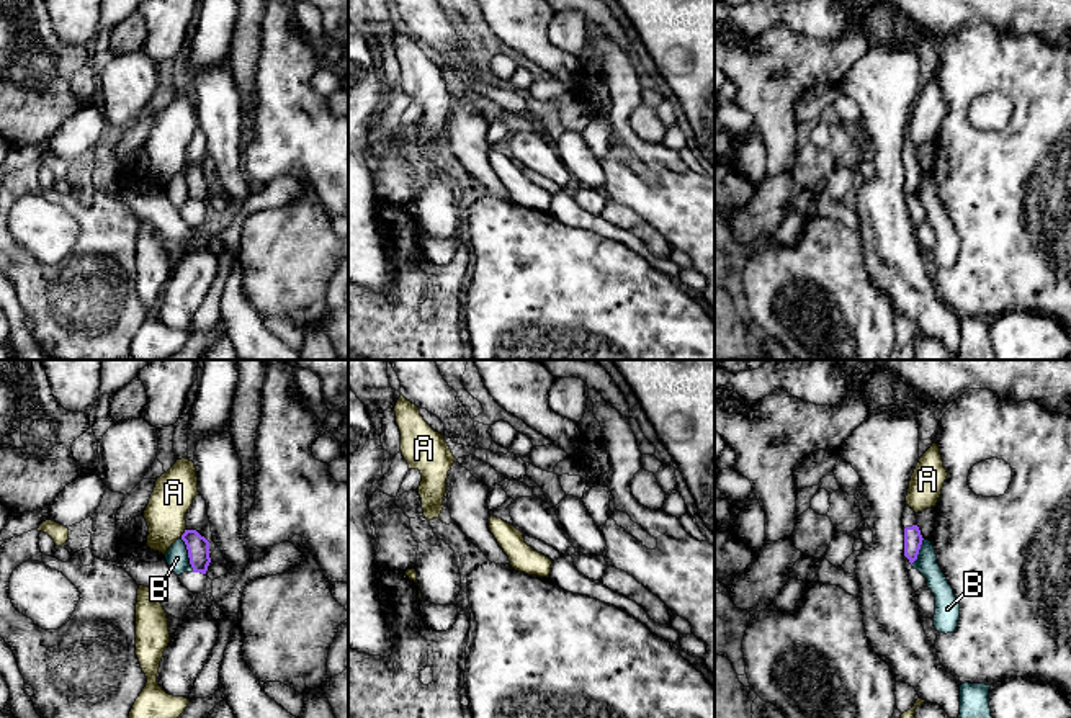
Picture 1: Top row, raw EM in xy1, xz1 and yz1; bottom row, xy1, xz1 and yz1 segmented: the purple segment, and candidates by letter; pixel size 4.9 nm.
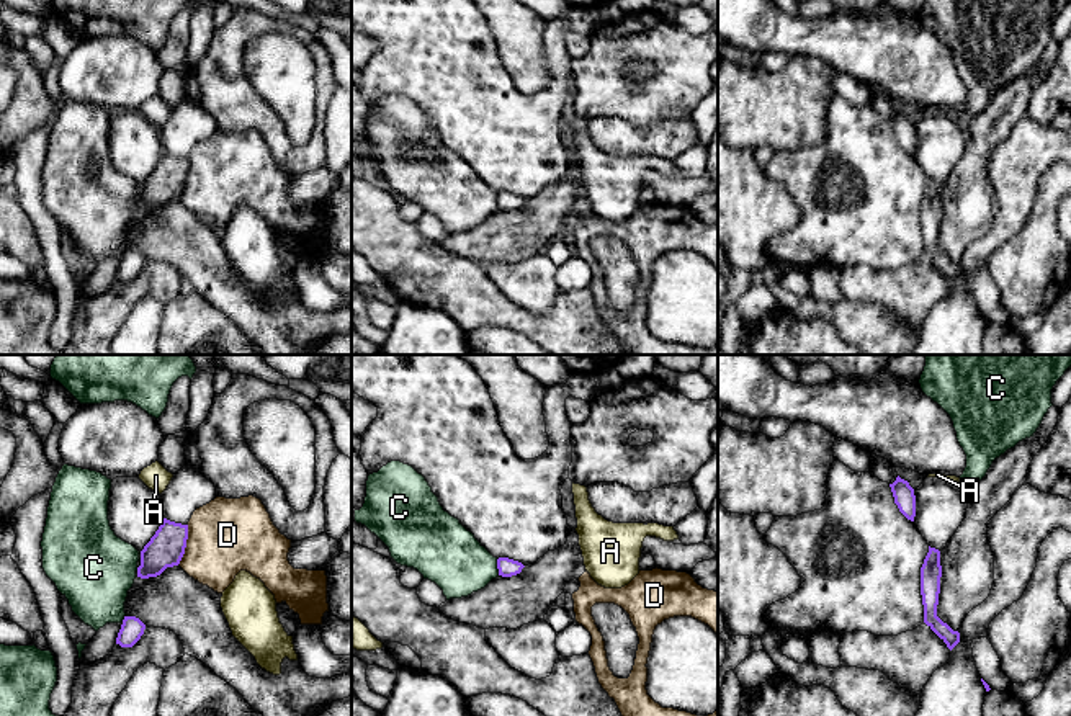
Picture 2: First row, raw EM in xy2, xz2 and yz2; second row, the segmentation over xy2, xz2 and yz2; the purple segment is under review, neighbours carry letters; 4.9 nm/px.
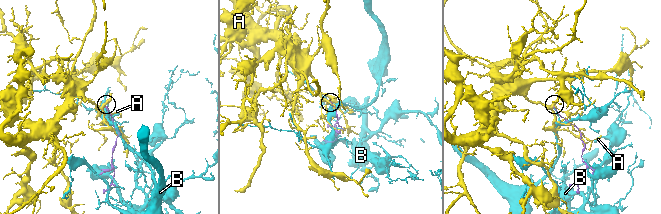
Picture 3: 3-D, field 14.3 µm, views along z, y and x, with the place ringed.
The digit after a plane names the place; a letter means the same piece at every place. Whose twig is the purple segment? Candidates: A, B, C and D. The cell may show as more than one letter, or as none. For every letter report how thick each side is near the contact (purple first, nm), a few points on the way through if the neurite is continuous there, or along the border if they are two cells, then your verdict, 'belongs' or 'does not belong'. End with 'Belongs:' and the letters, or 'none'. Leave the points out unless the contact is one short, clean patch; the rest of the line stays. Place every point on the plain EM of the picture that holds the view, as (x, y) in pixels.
A: calibres 110 and 200 nm; does not belong
B: calibres 110 and 110 nm; does not belong
C: calibres 90 and 300 nm; does not belong
D: calibres 180 and 360 nm; border xy2 (188, 159), (185, 187), (177, 198); does not belong
Belongs: none

